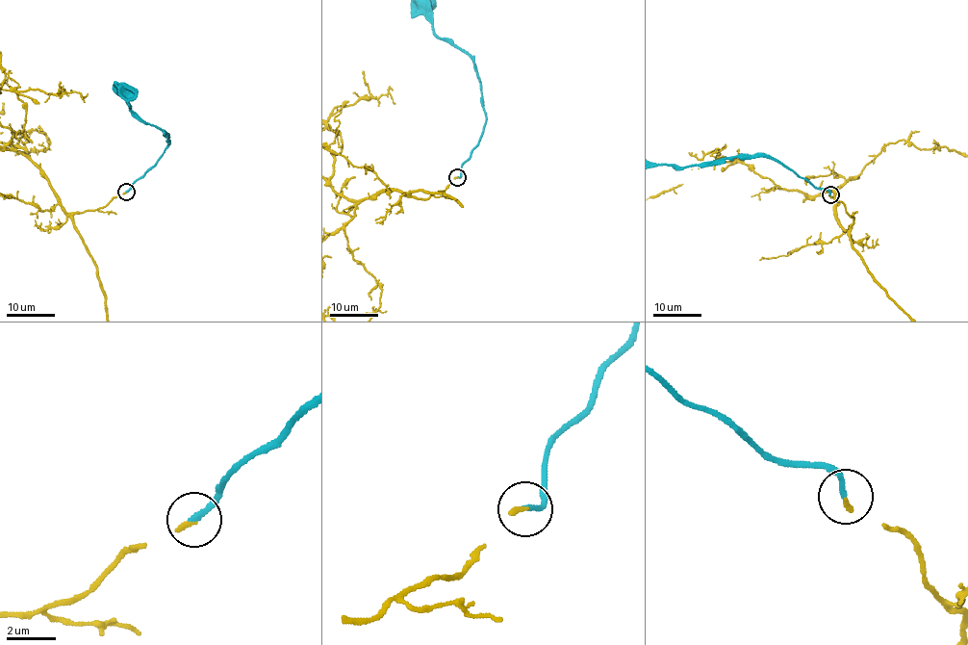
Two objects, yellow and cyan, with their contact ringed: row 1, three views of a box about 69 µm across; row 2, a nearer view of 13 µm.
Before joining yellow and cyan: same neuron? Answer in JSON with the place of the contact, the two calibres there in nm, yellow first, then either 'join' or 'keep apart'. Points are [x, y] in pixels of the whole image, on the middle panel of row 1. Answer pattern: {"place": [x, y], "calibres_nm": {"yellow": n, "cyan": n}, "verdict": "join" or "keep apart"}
{"place": [457, 177], "calibres_nm": {"yellow": 180, "cyan": 220}, "verdict": "join"}

